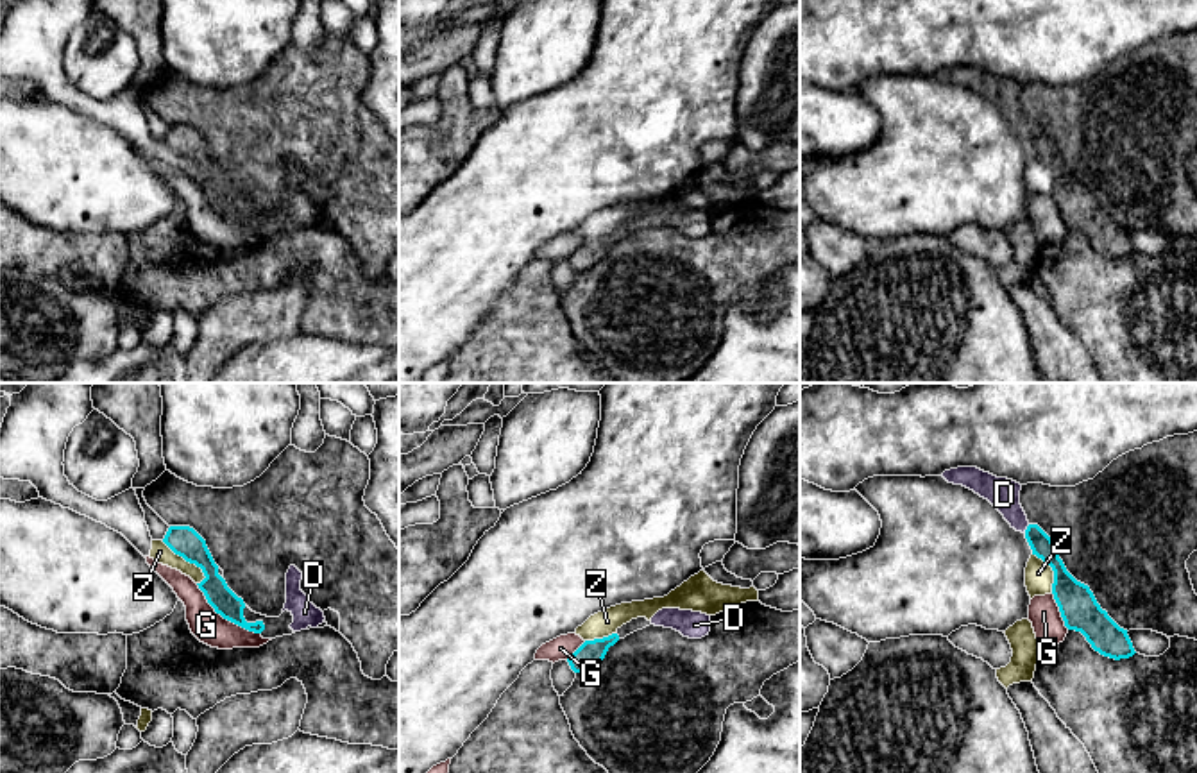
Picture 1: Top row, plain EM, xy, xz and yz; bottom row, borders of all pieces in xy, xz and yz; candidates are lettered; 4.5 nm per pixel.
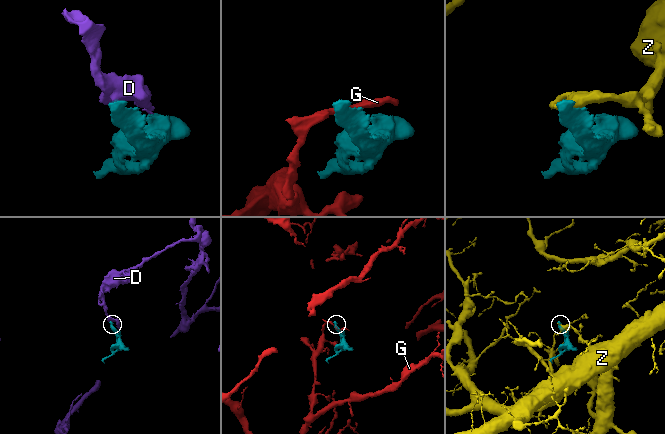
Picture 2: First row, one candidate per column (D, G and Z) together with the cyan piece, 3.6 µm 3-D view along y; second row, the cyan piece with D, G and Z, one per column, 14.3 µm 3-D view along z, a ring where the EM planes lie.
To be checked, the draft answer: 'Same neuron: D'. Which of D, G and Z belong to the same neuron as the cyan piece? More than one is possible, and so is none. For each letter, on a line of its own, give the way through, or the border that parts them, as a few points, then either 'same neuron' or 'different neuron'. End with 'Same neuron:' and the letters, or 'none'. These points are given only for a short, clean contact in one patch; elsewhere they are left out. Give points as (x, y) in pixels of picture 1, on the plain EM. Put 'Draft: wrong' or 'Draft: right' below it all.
D: across yz (1040, 142), (1027, 127), (1013, 113), (1004, 93) | same neuron
G: different neuron
Z: along xy (161, 140), (194, 161), (206, 176) | different neuron
Same neuron: D
Draft: right

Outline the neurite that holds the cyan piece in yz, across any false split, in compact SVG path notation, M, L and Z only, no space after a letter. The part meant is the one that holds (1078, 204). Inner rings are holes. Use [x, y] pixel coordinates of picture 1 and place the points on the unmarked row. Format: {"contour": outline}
{"contour": "M957 66L945 70L941 75L948 82L963 84L988 98L1011 127L1025 134L1032 154L1052 166L1052 193L1068 229L1081 231L1091 247L1104 256L1120 259L1136 252L1127 229L1120 227L1108 211L1100 208L1088 184L1077 181L1066 170L1052 138L1038 123L1027 120L1020 104L1020 82L997 77L977 66Z"}

